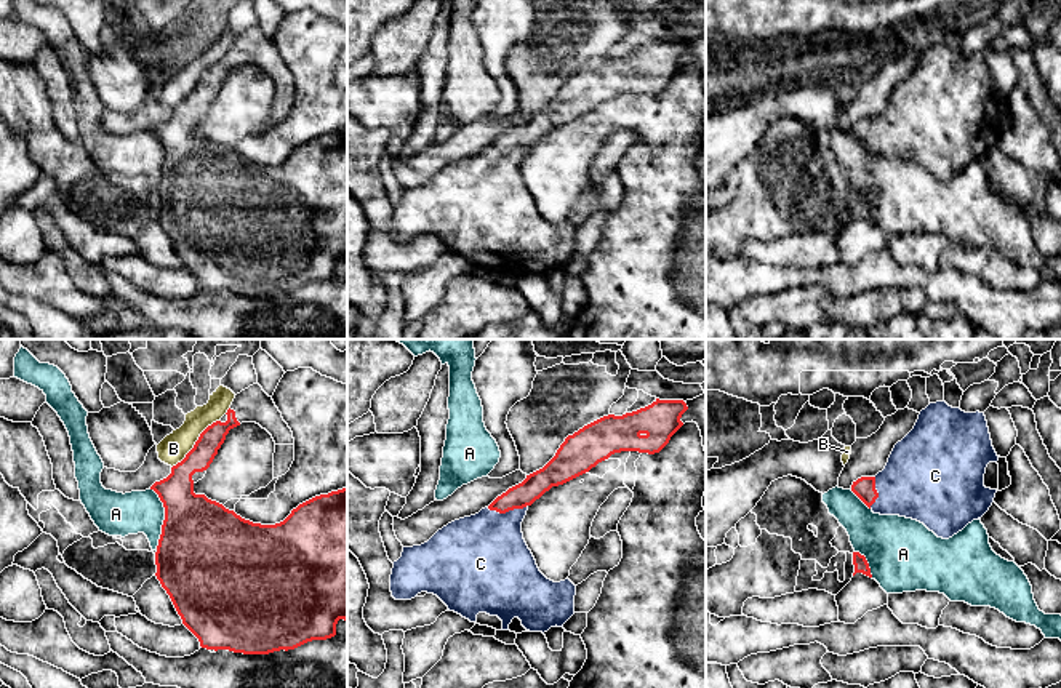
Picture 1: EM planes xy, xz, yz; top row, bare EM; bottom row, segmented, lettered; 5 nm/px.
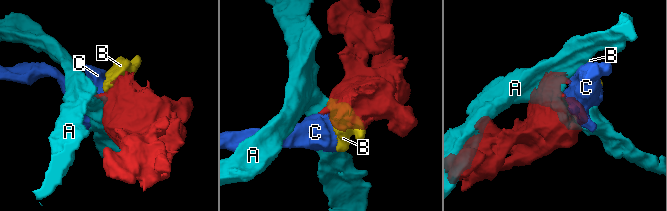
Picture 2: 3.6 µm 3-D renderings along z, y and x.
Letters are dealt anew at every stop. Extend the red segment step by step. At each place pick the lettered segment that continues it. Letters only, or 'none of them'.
C

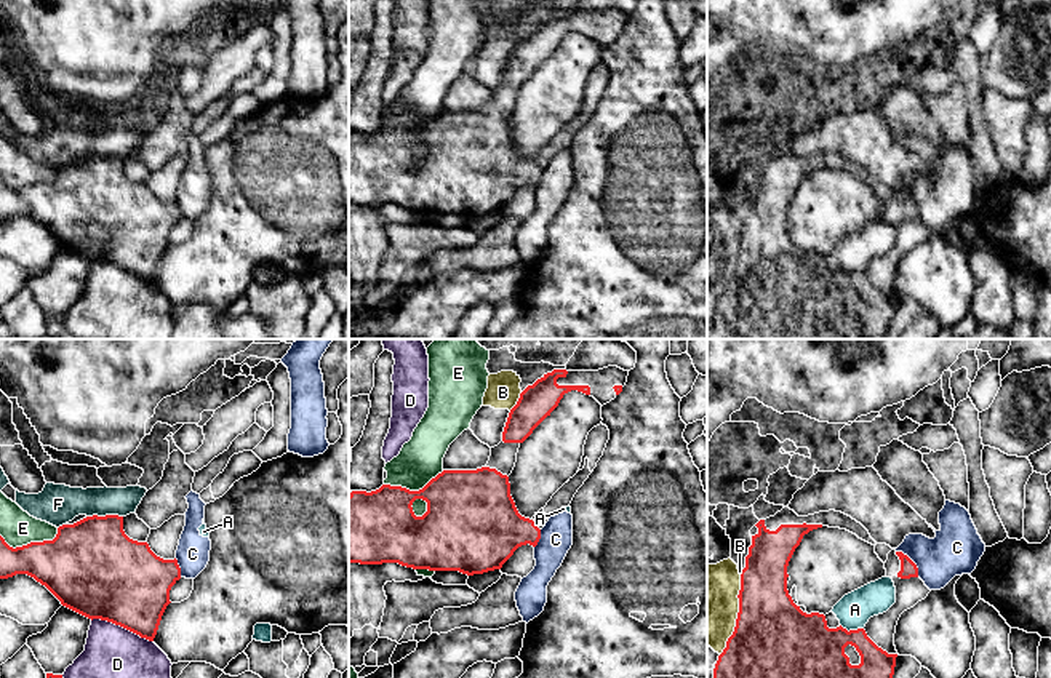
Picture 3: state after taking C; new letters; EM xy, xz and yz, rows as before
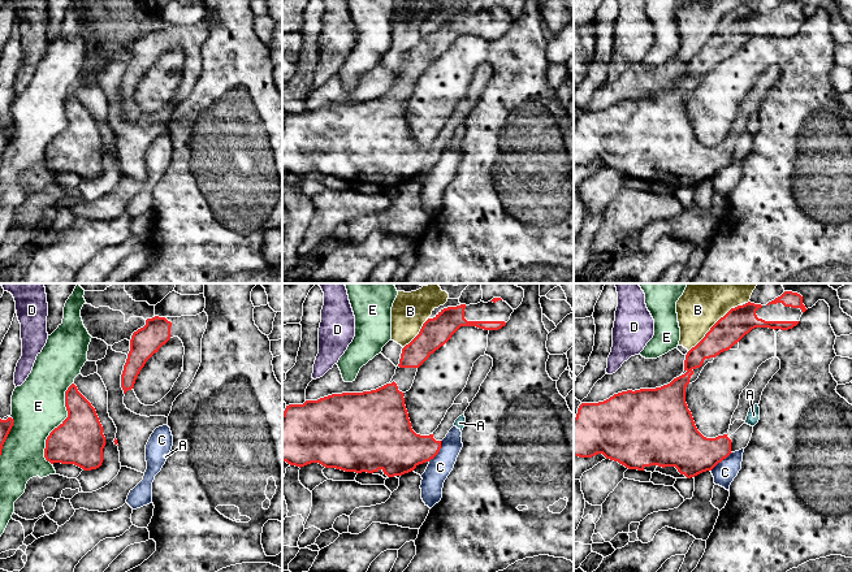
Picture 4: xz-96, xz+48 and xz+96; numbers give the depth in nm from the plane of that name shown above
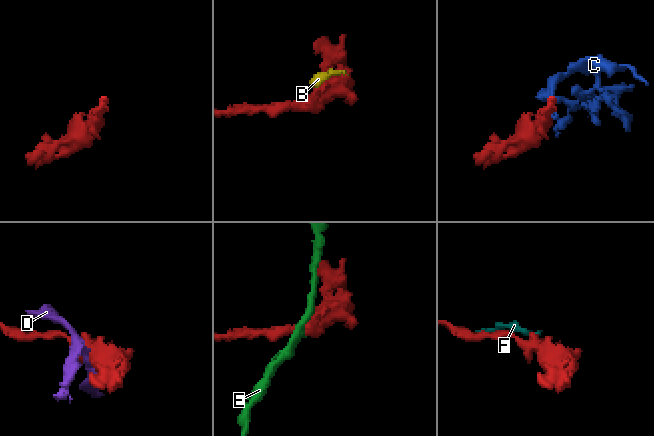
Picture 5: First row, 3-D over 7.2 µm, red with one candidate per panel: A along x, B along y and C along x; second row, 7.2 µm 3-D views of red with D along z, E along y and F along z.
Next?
none of them

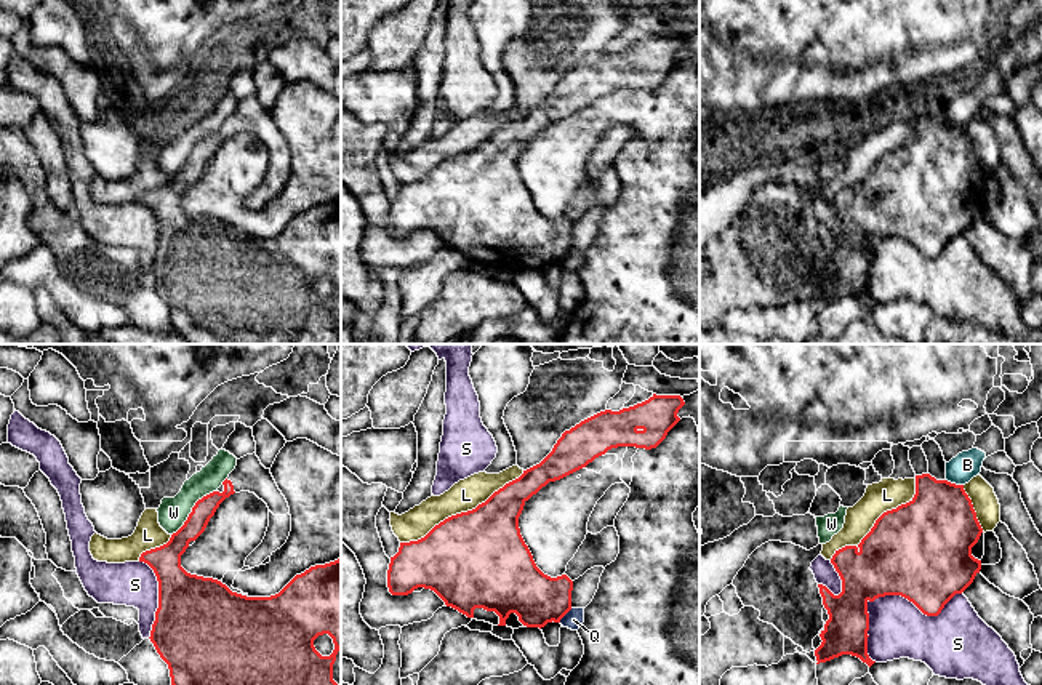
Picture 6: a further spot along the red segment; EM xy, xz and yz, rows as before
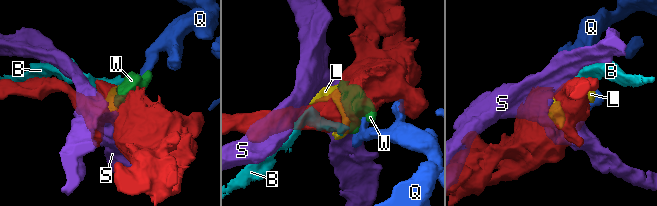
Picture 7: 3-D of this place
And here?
none of them

